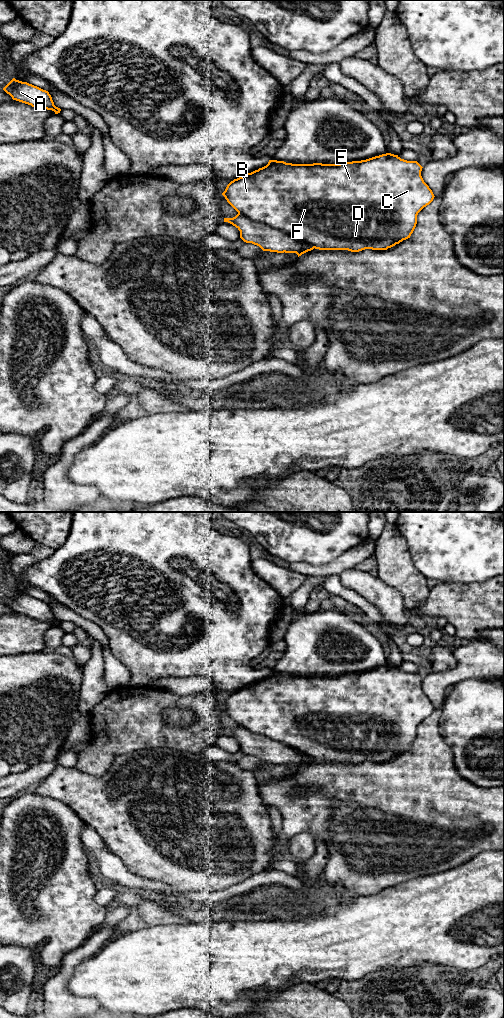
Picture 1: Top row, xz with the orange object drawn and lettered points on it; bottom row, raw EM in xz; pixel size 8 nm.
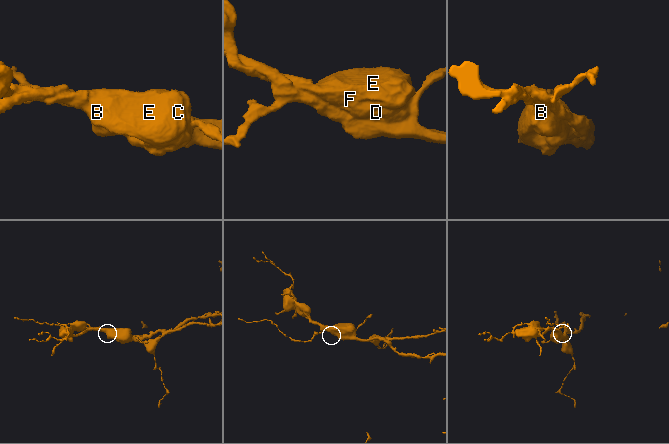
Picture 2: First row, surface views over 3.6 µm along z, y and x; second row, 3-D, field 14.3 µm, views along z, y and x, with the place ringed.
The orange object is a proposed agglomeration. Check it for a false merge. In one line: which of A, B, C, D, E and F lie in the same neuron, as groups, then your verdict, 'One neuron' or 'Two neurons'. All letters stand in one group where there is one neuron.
Groups: A / B C D E F. Two neurons

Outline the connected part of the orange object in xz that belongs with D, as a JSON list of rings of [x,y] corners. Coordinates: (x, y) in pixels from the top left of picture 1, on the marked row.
[[[391,153],[340,164],[292,164],[269,160],[266,166],[231,181],[222,195],[239,214],[281,230],[315,249],[387,250],[410,238],[418,213],[435,197],[421,176],[422,168],[417,161],[407,161]]]

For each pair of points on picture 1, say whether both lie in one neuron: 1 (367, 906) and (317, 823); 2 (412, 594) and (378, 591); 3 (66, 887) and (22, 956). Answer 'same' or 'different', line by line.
1: different
2: different
3: different

